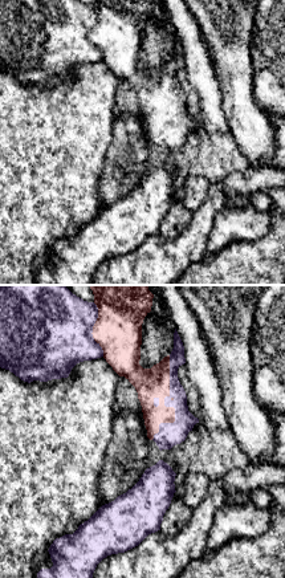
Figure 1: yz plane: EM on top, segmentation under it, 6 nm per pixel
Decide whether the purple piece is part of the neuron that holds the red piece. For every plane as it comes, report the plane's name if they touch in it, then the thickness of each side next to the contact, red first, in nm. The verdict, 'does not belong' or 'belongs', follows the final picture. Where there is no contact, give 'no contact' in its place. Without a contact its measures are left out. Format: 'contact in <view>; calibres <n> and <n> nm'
contact in yz; calibres 180 and 140 nm

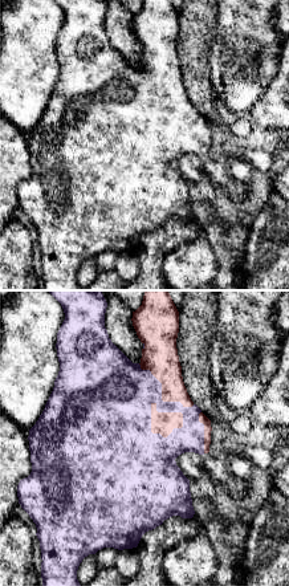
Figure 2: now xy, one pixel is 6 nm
contact in xy; calibres 140 and 260 nm

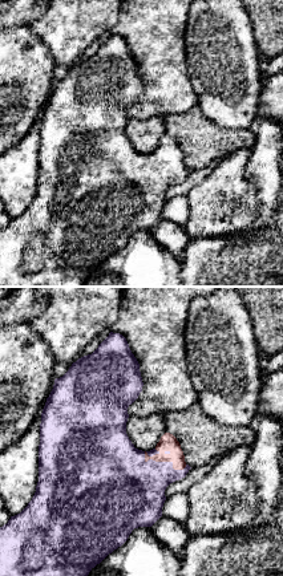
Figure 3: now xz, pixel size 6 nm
contact in xz; calibres 110 and 360 nm

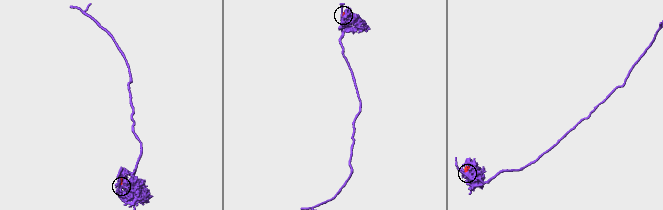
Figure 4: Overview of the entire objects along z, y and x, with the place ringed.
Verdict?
belongs

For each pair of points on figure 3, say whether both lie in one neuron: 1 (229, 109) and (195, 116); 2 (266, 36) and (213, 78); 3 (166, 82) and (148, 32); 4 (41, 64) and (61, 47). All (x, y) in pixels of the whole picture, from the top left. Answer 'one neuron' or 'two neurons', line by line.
1: two neurons
2: two neurons
3: one neuron
4: two neurons

